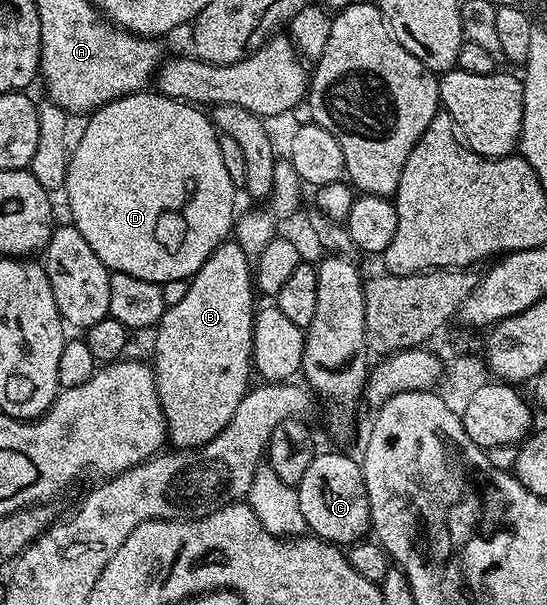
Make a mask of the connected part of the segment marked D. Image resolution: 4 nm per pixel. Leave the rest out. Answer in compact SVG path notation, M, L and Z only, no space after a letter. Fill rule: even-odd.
M145 89L110 101L87 116L88 124L85 125L76 147L74 143L68 157L68 172L62 195L68 198L68 211L72 214L71 226L76 227L78 233L82 233L82 237L86 237L90 249L98 253L98 261L105 263L109 272L130 273L130 277L142 277L142 281L161 285L179 279L190 280L210 255L218 249L220 243L229 238L234 227L232 210L236 207L238 187L230 181L230 173L226 173L226 165L222 162L220 135L212 124L211 118L200 111L203 110L199 106L185 103L183 99L171 99L155 89Z

